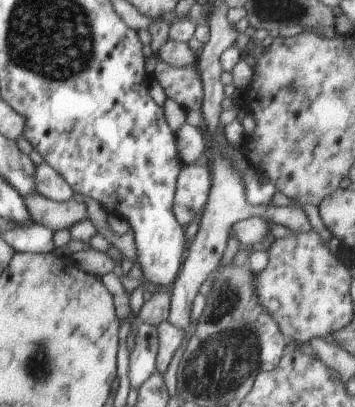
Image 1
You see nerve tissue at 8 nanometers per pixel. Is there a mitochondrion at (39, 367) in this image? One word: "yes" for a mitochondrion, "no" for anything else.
yes

